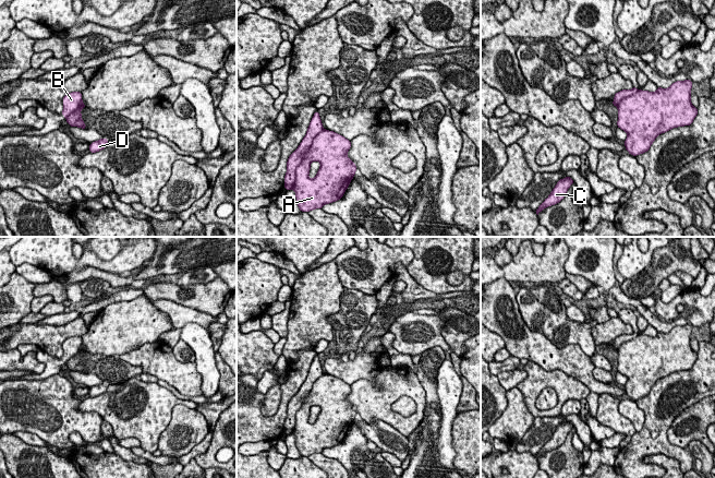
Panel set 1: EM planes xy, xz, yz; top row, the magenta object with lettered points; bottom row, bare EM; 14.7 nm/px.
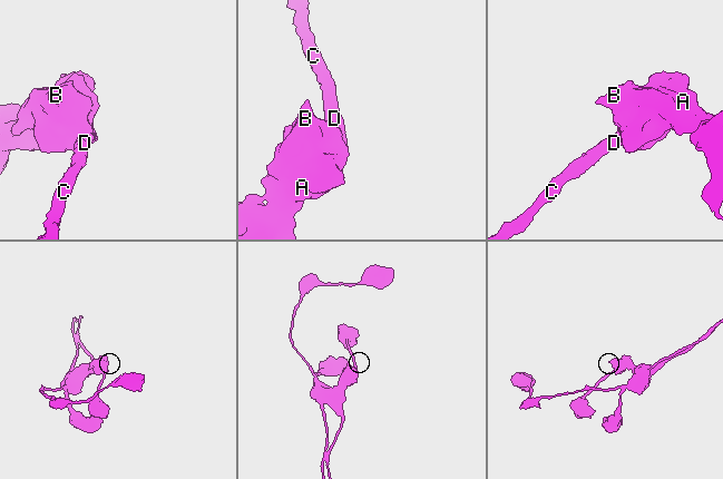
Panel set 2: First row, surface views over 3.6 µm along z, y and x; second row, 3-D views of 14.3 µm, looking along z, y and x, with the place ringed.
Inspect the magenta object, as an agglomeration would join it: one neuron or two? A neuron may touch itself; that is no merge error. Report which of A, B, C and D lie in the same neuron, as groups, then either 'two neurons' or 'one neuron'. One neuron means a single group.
A C D / B | two neurons

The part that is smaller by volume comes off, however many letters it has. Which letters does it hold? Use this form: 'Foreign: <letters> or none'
Foreign: B

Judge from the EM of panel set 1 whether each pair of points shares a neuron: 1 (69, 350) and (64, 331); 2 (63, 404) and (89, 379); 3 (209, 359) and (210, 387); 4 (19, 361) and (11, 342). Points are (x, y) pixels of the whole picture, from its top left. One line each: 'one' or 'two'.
1: two
2: two
3: one
4: two

